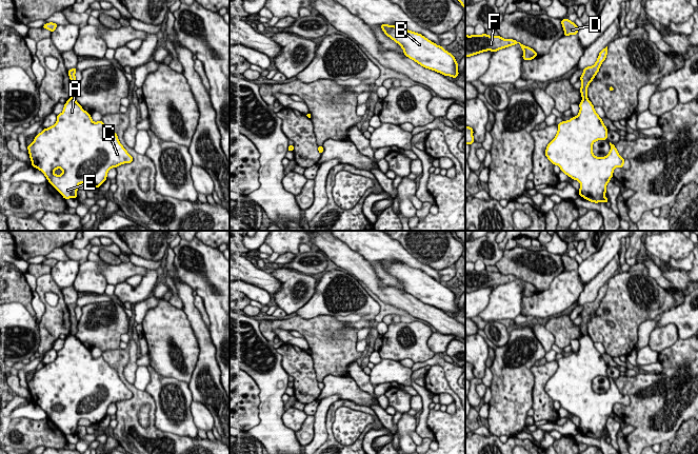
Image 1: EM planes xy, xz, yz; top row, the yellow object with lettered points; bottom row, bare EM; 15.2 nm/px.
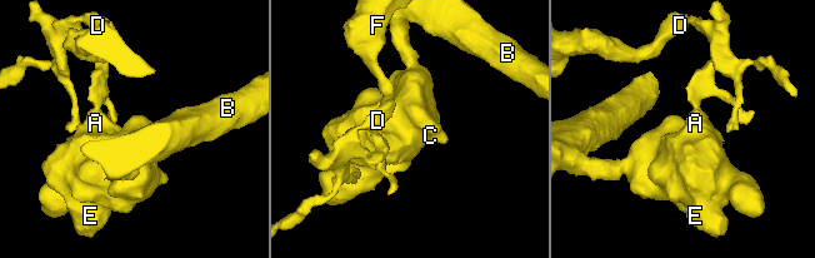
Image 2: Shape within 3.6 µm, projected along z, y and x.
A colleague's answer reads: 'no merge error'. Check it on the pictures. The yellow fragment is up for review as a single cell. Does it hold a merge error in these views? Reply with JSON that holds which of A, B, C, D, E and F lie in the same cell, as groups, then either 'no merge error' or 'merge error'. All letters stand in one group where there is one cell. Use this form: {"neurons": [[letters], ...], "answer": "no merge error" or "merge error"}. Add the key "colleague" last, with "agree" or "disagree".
{"neurons": [["A", "B", "C", "E"], ["D", "F"]], "answer": "merge error", "colleague": "disagree"}

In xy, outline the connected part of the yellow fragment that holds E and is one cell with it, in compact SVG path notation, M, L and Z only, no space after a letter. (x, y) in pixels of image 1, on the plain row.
M75 336L64 340L63 348L57 351L57 358L38 370L27 381L32 401L40 406L48 418L64 435L77 434L80 419L88 419L99 423L107 414L107 408L123 399L131 399L133 393L119 378L116 369L112 368L103 357L94 358L91 350L85 348Z

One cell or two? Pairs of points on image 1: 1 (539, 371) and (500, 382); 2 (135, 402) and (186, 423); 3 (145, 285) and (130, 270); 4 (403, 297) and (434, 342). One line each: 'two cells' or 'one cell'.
1: two cells
2: two cells
3: two cells
4: two cells

